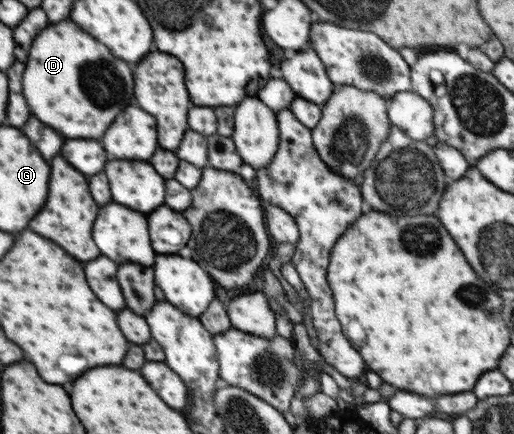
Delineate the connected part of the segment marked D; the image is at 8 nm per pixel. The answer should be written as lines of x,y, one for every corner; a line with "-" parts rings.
63,20
59,24
49,23
35,37
22,74
23,98
31,114
35,114
43,124
53,126
65,138
101,138
119,112
127,106
137,106
131,80
133,74
127,62
115,58
103,44
93,40
91,34
83,32
83,28

